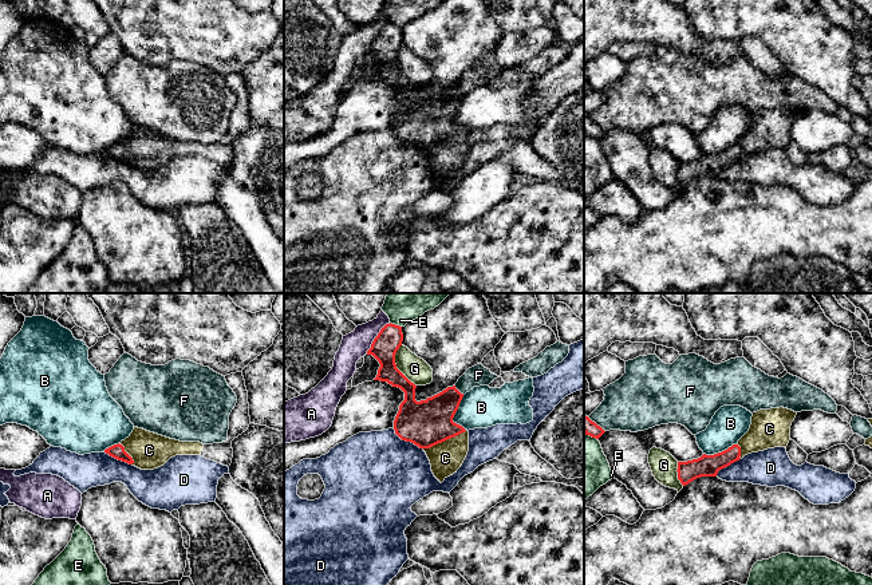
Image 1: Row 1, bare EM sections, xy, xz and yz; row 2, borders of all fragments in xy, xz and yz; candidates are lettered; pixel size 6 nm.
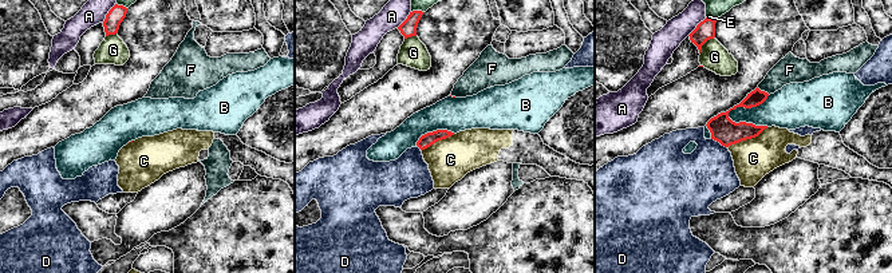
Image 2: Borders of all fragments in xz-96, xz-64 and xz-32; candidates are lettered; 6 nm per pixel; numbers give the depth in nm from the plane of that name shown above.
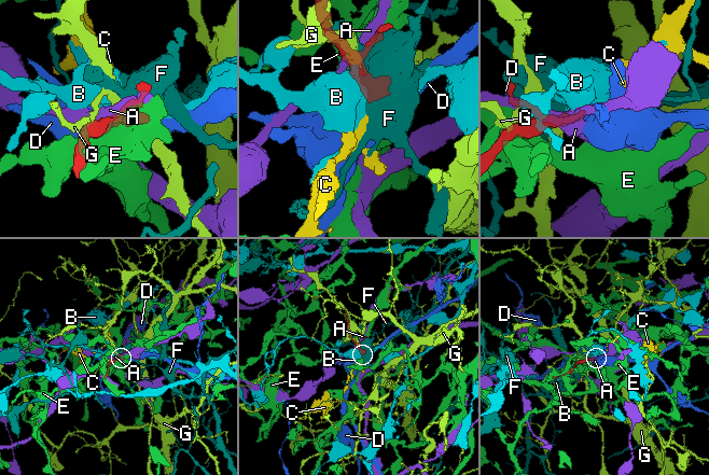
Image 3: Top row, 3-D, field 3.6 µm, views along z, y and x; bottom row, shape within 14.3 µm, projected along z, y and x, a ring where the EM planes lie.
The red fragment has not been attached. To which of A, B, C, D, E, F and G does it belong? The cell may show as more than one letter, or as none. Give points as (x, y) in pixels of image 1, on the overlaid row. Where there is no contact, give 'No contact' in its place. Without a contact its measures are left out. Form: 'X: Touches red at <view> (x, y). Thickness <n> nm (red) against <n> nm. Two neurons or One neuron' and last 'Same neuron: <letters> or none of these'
A: Touches red at xz (377, 336). Thickness 160 nm (red) against 160 nm. Two neurons
B: Touches red at xz (454, 414). Thickness 280 nm (red) against 240 nm. Two neurons
C: Touches red at xz (445, 439). Thickness 280 nm (red) against 190 nm. One neuron
D: Touches red at xz (407, 441). Thickness 280 nm (red) against 480 nm. Two neurons
E: Touches red at xz (394, 324). Thickness 160 nm (red) against 280 nm. Two neurons
F: Touches red at xz (458, 391). Thickness 280 nm (red) against 120 nm. Two neurons
G: Touches red at xz (395, 366). Thickness 160 nm (red) against 150 nm. Two neurons
Same neuron: C

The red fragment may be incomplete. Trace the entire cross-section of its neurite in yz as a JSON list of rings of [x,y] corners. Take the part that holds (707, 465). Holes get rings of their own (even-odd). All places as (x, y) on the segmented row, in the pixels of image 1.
[[[780,407],[753,412],[749,431],[727,450],[698,459],[678,462],[678,479],[683,486],[701,477],[717,477],[718,471],[751,452],[785,447],[797,412]]]

